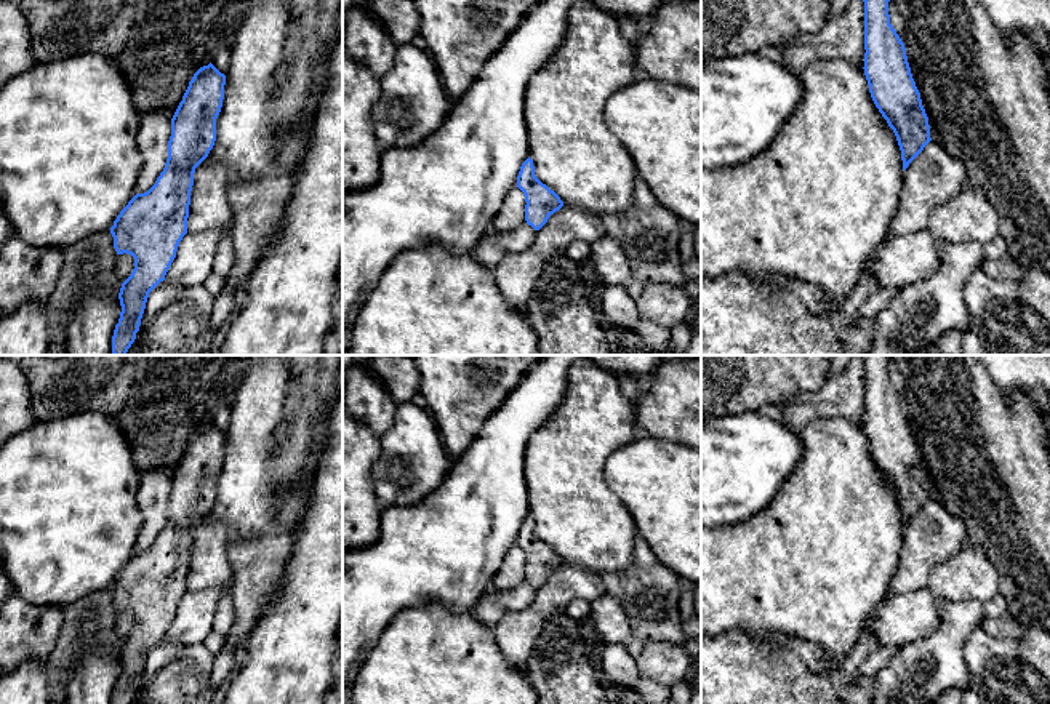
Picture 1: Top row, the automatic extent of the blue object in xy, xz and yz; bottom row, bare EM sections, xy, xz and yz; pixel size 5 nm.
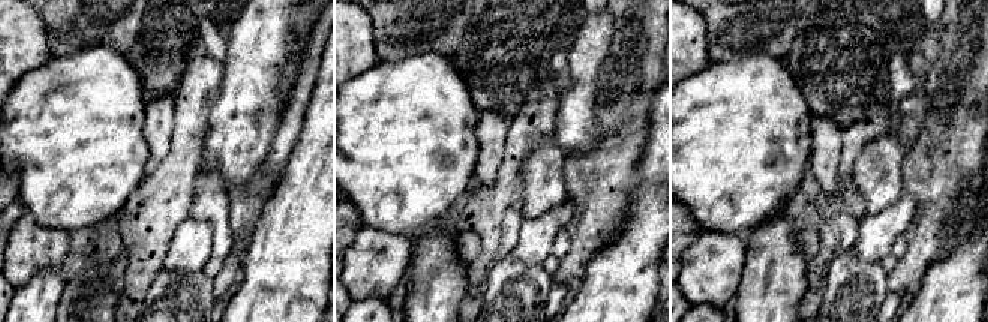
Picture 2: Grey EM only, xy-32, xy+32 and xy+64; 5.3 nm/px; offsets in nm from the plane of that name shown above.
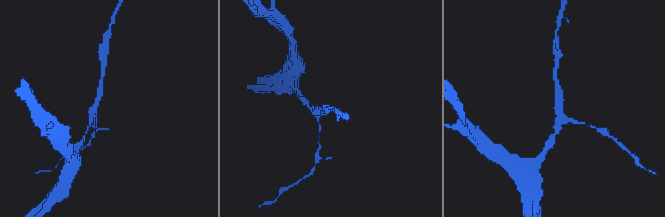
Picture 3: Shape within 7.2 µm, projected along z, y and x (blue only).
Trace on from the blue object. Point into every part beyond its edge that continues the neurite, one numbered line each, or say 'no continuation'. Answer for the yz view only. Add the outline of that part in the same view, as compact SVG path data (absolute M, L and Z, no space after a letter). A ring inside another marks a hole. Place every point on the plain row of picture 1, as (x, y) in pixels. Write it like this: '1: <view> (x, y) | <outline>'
no continuation

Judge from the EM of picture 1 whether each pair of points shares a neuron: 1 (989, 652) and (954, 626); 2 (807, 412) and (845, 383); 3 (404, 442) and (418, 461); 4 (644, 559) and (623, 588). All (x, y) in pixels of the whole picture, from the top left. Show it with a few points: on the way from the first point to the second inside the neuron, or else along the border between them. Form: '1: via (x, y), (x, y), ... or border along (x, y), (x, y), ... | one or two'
1: border along (980, 626), (965, 644), (969, 676) | two
2: via (817, 404), (826, 402), (836, 392) | one
3: via (408, 447), (413, 456) | one
4: border along (633, 562), (642, 565), (657, 564) | two

